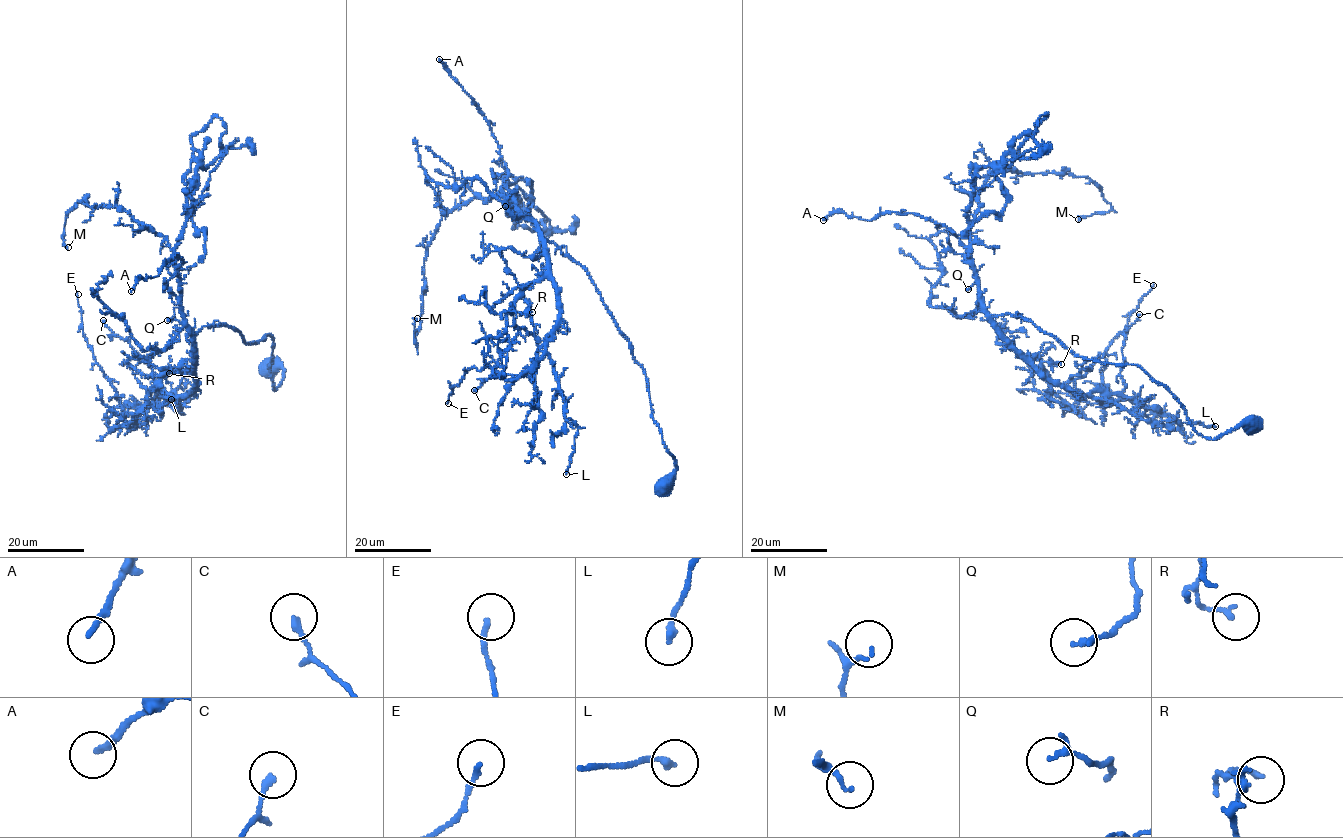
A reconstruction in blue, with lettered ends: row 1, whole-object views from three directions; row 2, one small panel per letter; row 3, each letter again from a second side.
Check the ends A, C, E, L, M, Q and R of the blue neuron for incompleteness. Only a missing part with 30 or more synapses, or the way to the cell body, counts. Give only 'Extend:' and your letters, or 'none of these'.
Extend: none of these

